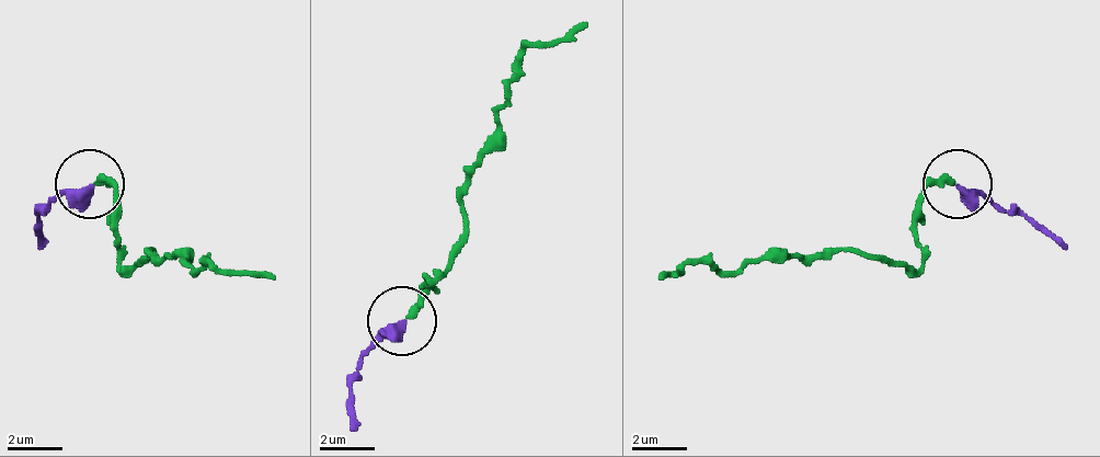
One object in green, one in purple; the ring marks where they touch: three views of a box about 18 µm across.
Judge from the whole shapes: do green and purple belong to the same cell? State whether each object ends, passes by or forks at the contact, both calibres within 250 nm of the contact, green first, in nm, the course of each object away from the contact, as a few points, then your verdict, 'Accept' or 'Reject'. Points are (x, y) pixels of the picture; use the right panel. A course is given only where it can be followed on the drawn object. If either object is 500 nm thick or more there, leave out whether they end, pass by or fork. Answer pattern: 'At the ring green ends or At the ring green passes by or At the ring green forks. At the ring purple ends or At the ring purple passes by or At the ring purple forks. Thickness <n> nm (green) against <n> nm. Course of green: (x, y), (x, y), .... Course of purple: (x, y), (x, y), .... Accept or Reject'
At the ring green ends. At the ring purple passes by. Thickness 280 nm (green) against 320 nm. Course of green: (952, 185), (925, 192), (918, 267), (870, 254), (801, 254), (733, 274), (691, 261), (657, 282). Course of purple: (959, 185), (1068, 247). Accept

